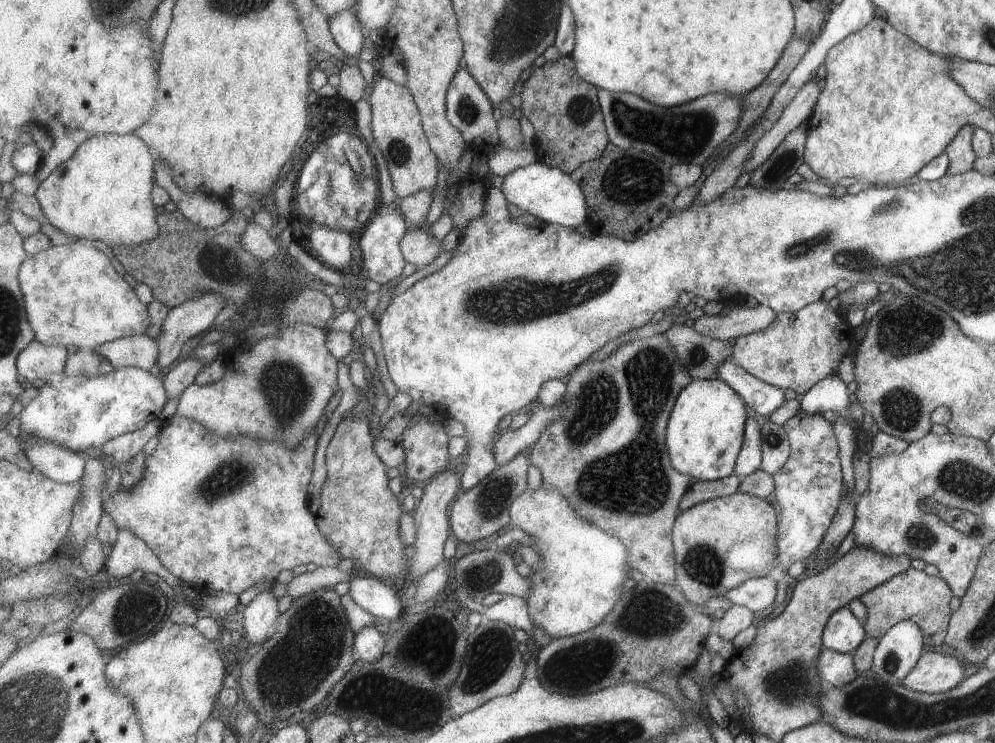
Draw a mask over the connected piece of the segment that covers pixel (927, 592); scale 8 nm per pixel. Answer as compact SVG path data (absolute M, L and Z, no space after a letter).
M910 567L874 586L858 599L867 611L864 626L868 637L881 638L897 622L910 620L922 630L925 645L937 646L945 641L949 628L952 610L948 604L951 597L951 589L941 577L927 576L923 571Z

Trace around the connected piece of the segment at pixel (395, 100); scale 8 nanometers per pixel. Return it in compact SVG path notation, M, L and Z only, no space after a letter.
M381 76L374 84L373 92L370 95L370 103L372 106L371 130L374 134L375 142L387 159L399 200L423 189L433 191L437 180L439 180L440 160L434 153L426 130L424 129L423 117L412 90L407 85L399 84L389 77Z

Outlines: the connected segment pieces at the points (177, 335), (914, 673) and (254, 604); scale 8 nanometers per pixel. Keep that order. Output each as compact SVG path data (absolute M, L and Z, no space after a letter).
M219 293L199 294L197 299L185 301L182 305L170 310L169 316L160 328L160 335L155 339L160 348L157 364L162 370L167 371L169 366L173 366L177 362L177 358L183 352L183 344L187 340L191 340L197 334L203 334L203 332L212 329L211 324L215 322L217 314L226 306L226 300L222 296Z
M923 651L918 664L899 684L920 693L942 693L965 678L964 664L953 656Z
M265 589L243 608L243 625L247 640L251 640L251 642L267 640L271 626L275 626L275 622L279 620L277 599L273 592Z

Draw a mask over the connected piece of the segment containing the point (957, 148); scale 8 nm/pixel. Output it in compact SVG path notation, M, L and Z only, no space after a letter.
M963 125L957 136L946 146L944 151L949 158L949 168L945 175L965 173L971 169L971 164L976 158L973 149L974 130L972 126Z

